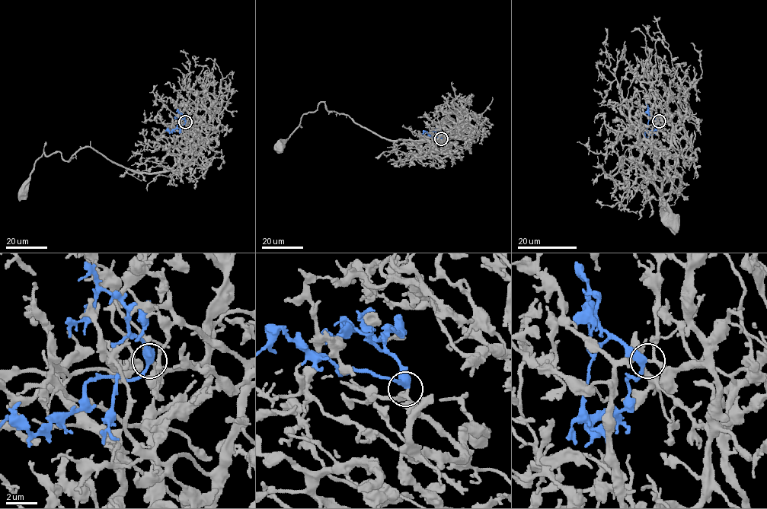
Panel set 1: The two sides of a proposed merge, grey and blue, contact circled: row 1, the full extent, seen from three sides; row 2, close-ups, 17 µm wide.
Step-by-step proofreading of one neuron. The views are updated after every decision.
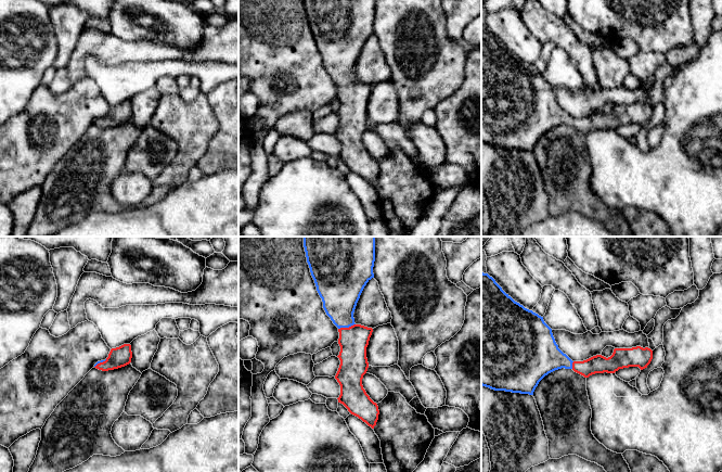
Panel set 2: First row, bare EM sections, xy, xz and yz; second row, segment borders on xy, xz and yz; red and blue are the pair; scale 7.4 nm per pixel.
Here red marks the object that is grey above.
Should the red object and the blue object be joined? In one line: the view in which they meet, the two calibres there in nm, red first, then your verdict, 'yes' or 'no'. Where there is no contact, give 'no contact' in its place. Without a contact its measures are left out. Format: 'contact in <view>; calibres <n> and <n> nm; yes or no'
contact in xz; calibres 220 and 280 nm; yes

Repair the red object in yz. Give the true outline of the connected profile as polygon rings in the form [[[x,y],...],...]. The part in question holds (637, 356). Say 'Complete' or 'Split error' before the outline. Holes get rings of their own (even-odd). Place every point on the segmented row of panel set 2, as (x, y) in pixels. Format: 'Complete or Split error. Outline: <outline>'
Split error. Outline: [[[481,272],[481,385],[494,391],[533,395],[539,382],[549,373],[565,368],[589,378],[595,373],[615,373],[619,369],[639,367],[647,368],[653,359],[653,350],[648,347],[615,348],[610,357],[593,356],[583,361],[572,361],[564,354],[555,342],[552,329],[544,322],[543,317],[525,308],[515,302],[495,280],[488,273]]]

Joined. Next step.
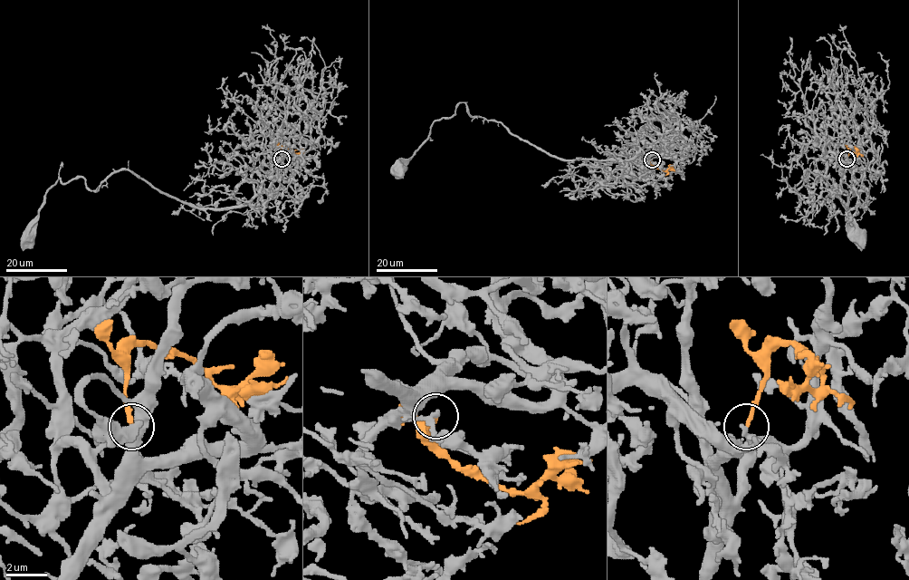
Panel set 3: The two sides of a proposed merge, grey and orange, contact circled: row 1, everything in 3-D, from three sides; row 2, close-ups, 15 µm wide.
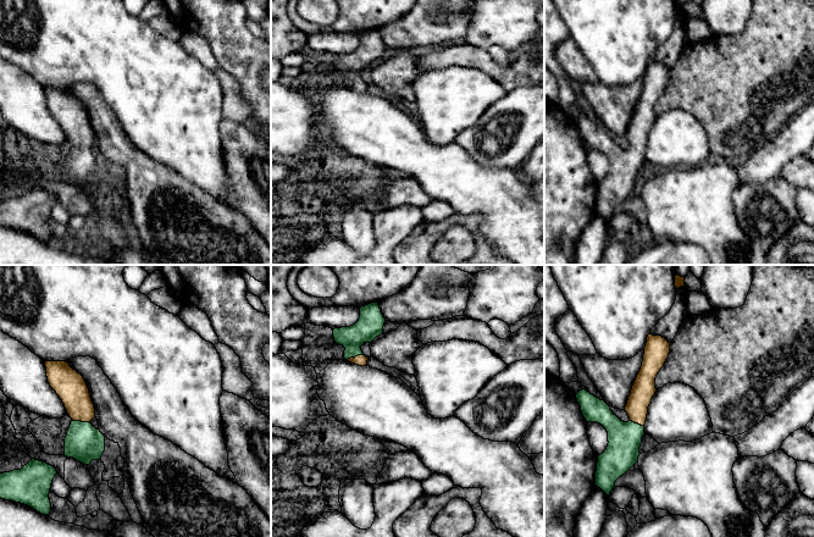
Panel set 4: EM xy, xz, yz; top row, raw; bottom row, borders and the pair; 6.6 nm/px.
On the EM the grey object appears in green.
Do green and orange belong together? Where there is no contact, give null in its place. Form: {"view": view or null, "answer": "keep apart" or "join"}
{"view": "xy", "answer": "join"}

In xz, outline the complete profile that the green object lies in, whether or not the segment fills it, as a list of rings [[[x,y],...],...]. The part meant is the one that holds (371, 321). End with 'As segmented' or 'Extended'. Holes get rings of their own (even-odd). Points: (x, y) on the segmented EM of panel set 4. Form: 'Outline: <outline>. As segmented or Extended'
Outline: [[[371,303],[360,308],[360,317],[355,325],[334,328],[334,342],[345,348],[344,359],[359,366],[367,365],[369,358],[364,355],[360,347],[381,336],[384,322],[378,303]]]. Extended

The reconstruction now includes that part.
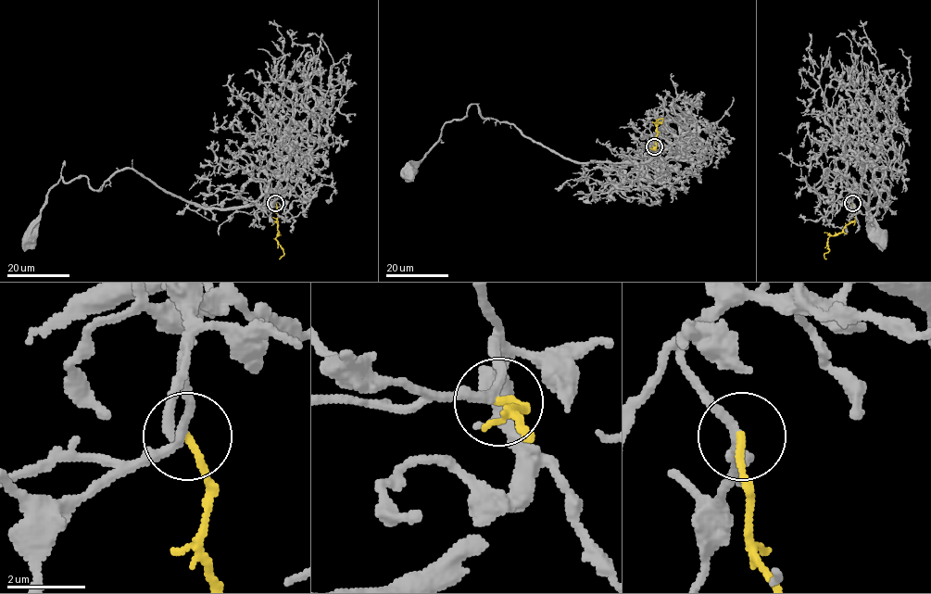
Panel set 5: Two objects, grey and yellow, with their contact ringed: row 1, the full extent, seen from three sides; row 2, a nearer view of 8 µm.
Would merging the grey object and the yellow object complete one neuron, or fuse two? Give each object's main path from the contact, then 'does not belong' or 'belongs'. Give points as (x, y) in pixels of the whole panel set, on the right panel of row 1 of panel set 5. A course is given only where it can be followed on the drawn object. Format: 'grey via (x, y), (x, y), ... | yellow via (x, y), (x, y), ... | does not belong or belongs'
grey via (852, 202), (852, 192), (868, 194), (868, 208), (829, 169), (810, 190), (823, 176), (845, 178), (878, 236) | yellow via (852, 203), (855, 219), (840, 233), (827, 239), (829, 250), (824, 256), (826, 259) | does not belong

